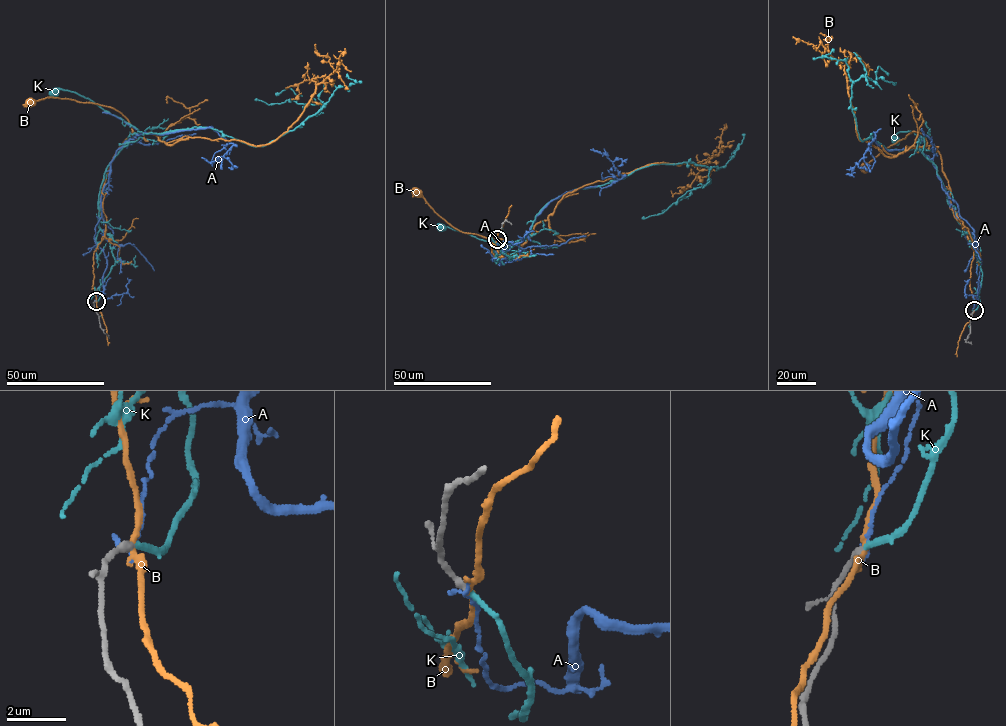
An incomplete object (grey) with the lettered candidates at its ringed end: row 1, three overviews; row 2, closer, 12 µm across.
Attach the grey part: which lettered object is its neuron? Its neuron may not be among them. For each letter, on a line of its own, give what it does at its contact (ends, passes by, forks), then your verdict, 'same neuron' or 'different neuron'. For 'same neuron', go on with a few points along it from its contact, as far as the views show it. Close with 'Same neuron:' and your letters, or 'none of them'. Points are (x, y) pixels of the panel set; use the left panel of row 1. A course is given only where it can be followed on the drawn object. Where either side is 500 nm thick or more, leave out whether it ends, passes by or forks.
A: it ends | different neuron
B: it passes by | different neuron
K: it ends | same neuron | via (96, 301), (114, 264), (109, 236), (99, 226), (100, 188), (107, 167), (140, 133), (74, 92), (53, 92)
Same neuron: K

